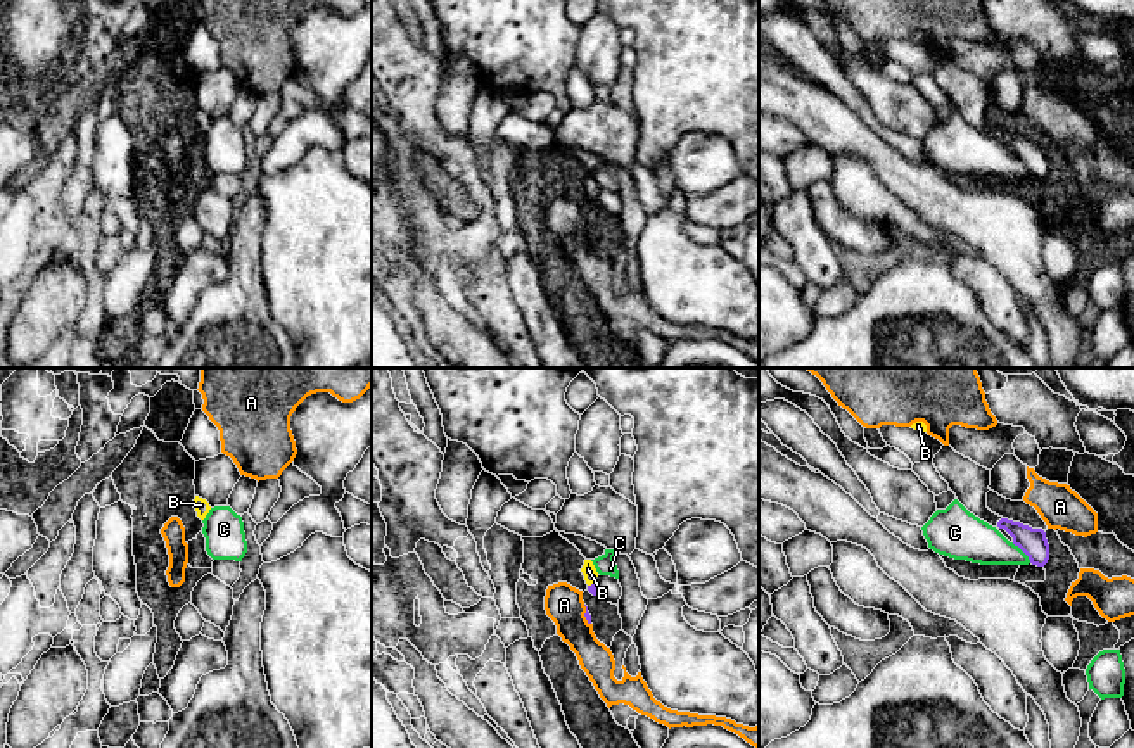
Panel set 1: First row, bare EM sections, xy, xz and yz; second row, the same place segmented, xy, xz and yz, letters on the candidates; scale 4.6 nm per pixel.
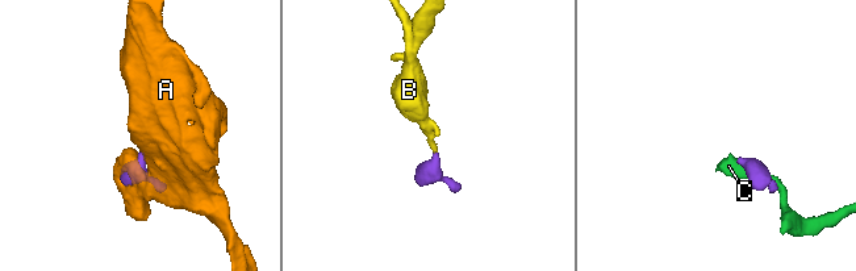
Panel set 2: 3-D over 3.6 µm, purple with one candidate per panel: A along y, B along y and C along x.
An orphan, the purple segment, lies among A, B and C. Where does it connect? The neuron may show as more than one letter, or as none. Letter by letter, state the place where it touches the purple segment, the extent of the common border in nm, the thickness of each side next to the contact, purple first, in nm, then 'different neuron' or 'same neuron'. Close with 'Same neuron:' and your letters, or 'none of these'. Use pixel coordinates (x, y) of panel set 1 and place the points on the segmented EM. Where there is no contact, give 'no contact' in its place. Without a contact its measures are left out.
A: xz (585, 615) | 100 nm | 30/180 nm | different neuron
B: xz (592, 584) | 40 nm | 40/70 nm | same neuron
C: yz (1022, 550) | 130 nm | 130/200 nm | different neuron
Same neuron: B

